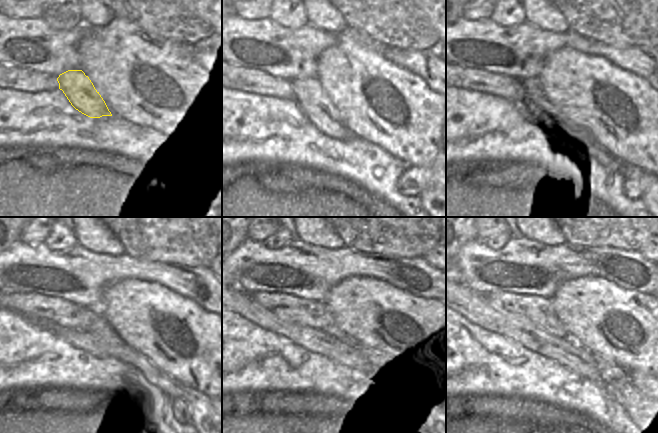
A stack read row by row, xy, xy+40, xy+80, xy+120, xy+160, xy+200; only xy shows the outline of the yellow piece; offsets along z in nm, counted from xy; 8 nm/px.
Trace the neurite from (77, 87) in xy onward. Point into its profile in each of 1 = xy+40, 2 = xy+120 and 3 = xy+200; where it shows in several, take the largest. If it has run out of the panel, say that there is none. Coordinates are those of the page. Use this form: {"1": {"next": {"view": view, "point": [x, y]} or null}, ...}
{"1": {"next": {"view": "xy+40", "point": [308, 94]}}, "2": {"next": {"view": "xy+120", "point": [201, 407]}}, "3": {"next": {"view": "xy+200", "point": [624, 392]}}}

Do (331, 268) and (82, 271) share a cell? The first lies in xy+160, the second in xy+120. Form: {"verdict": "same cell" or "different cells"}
{"verdict": "same cell"}

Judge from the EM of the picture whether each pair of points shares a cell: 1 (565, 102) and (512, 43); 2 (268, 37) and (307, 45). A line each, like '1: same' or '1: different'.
1: different
2: same

